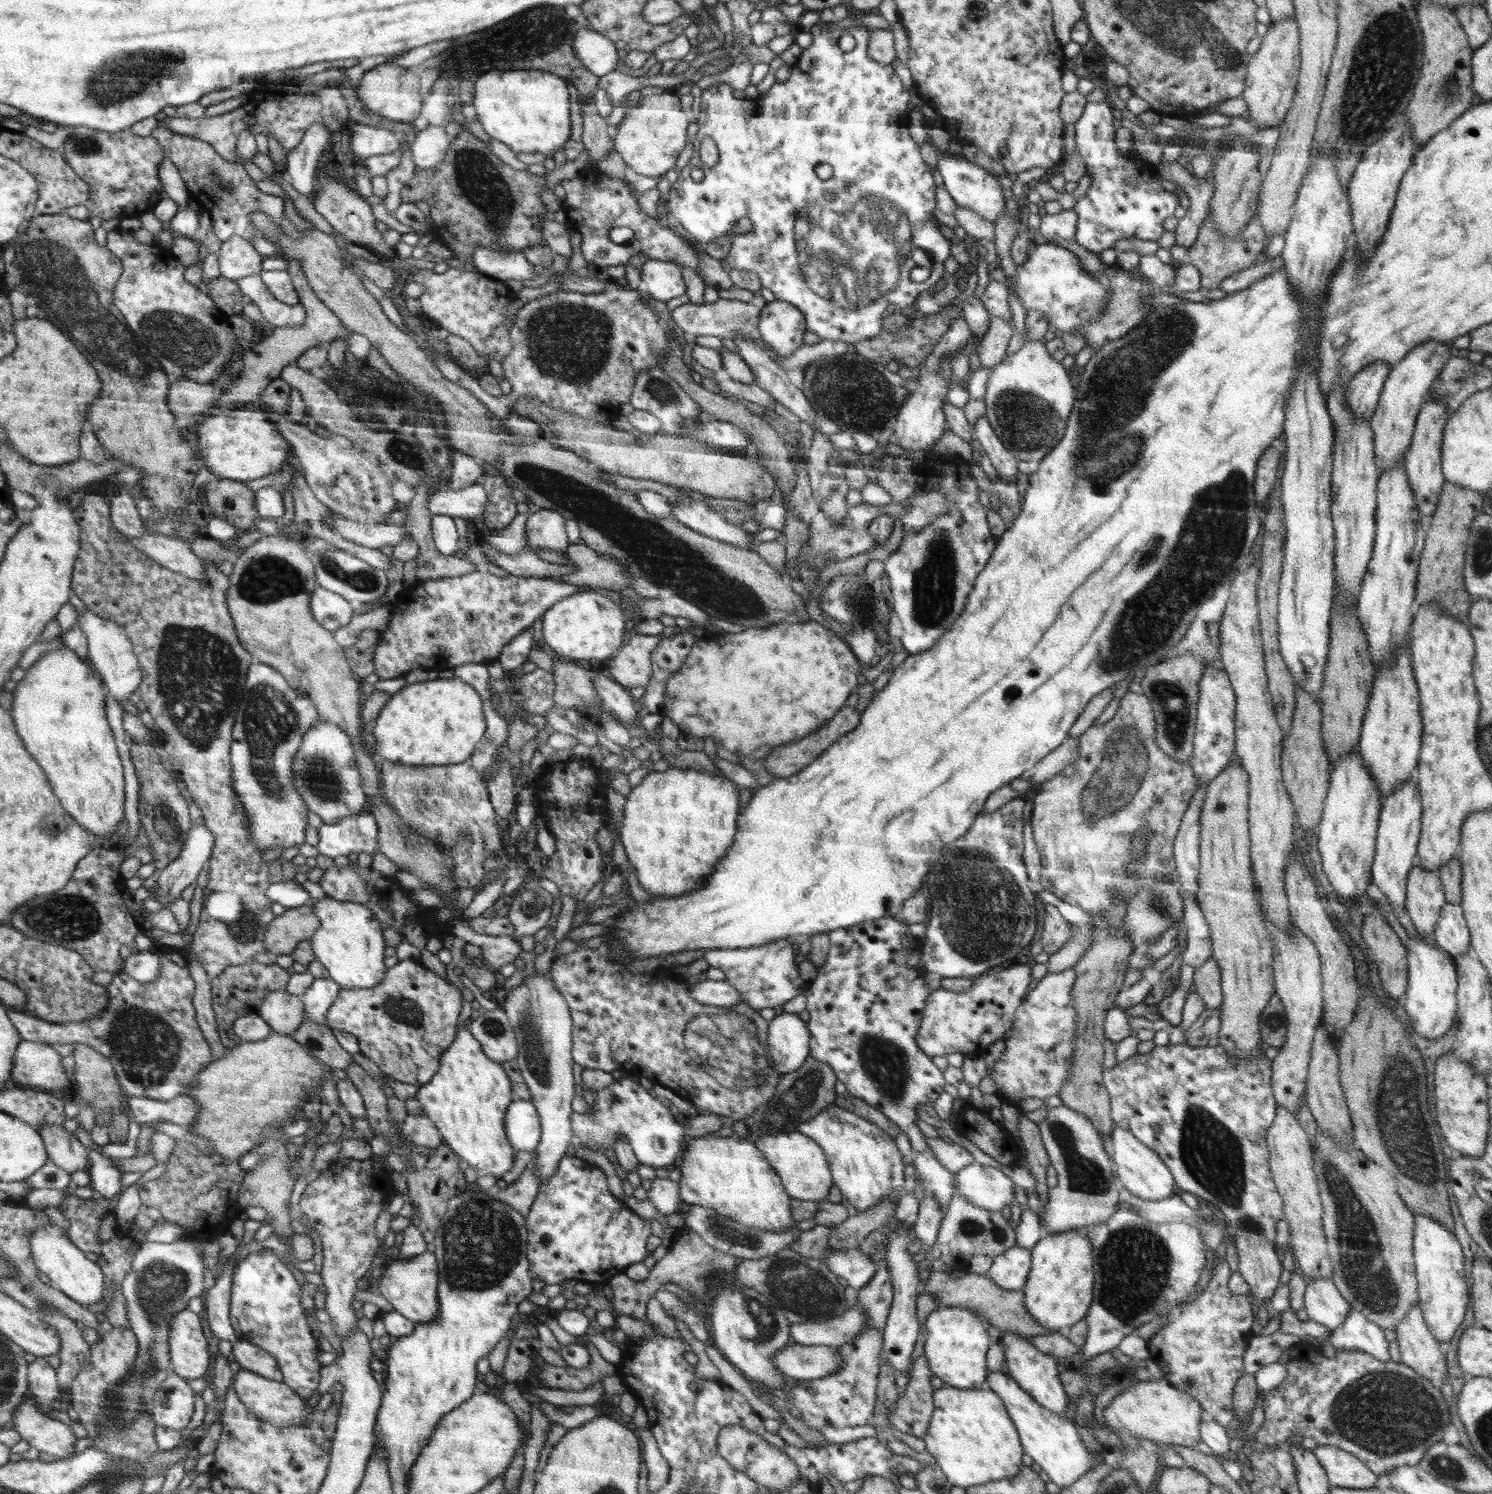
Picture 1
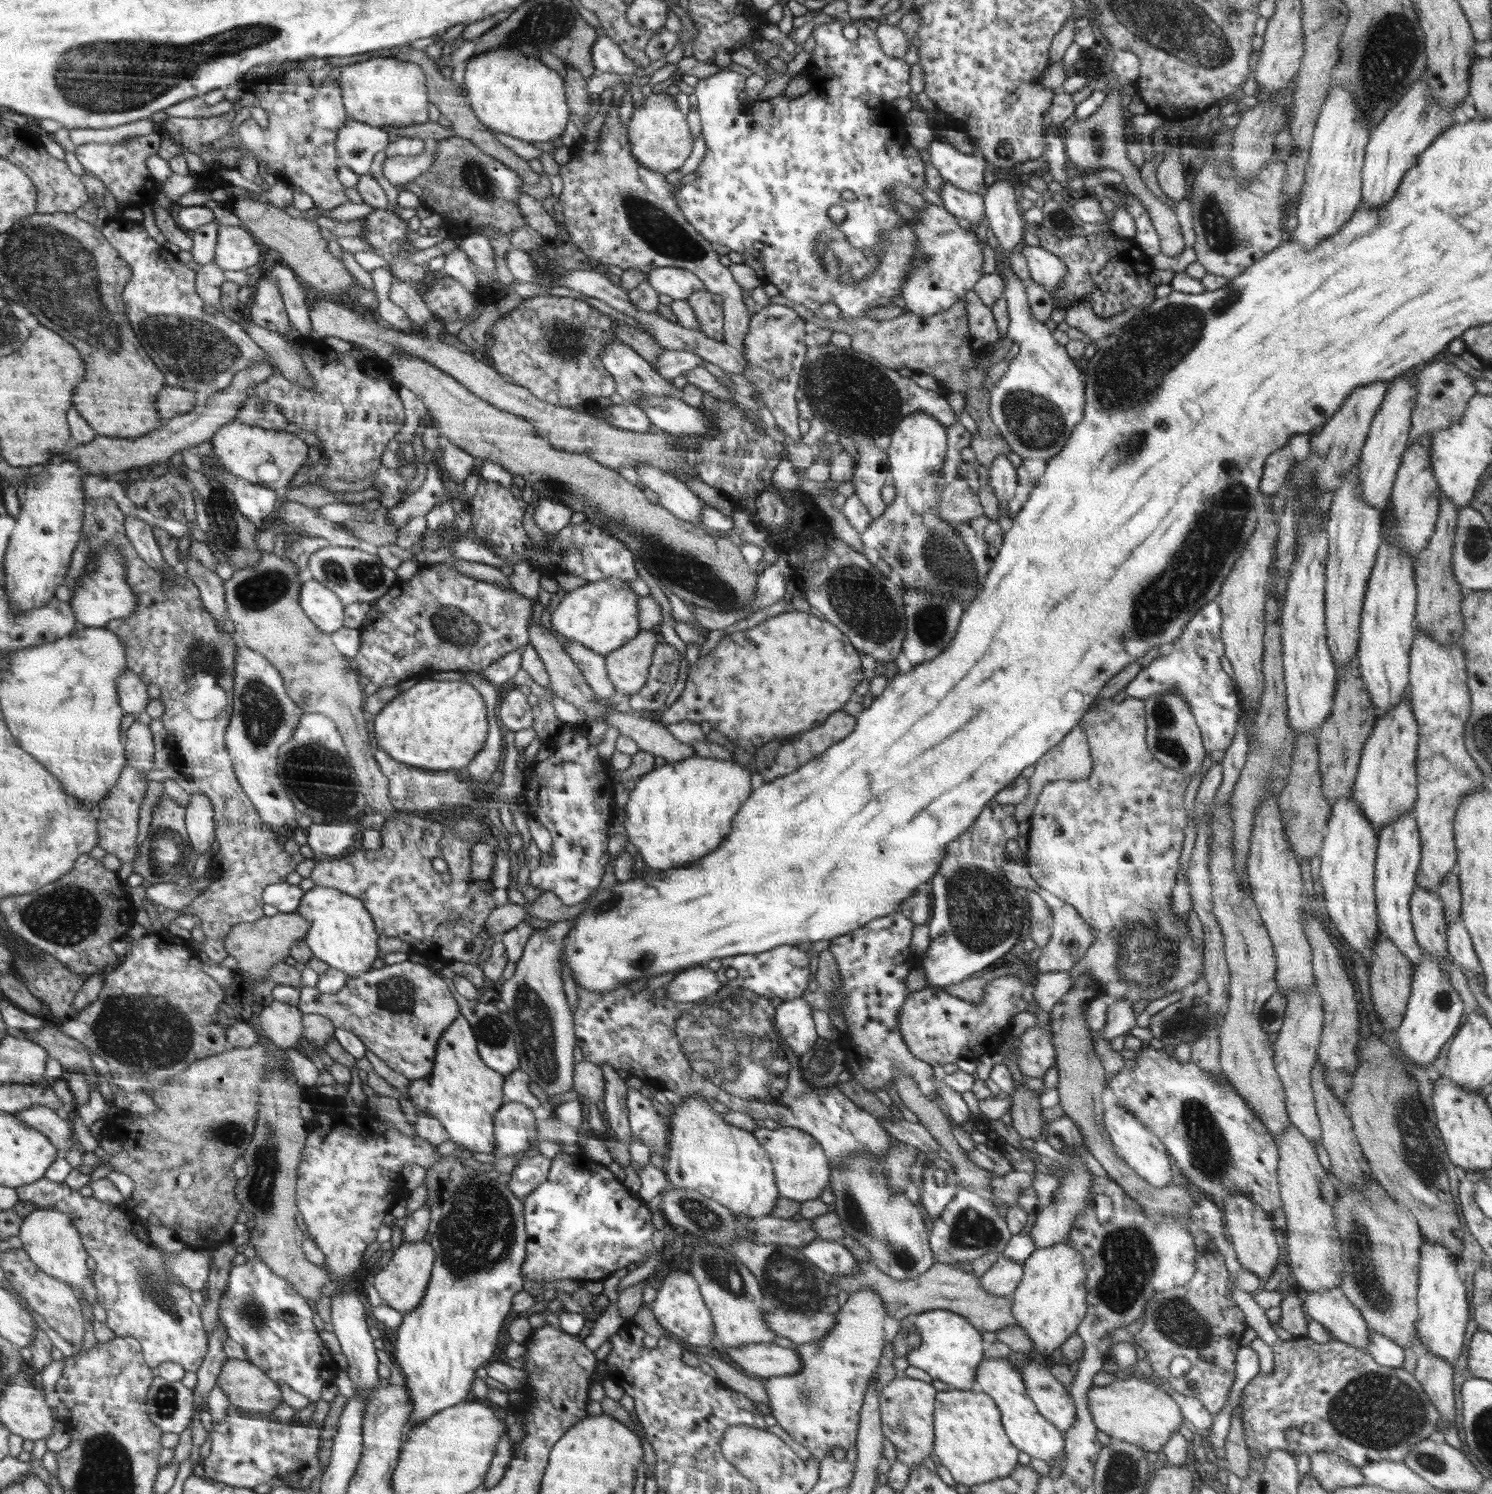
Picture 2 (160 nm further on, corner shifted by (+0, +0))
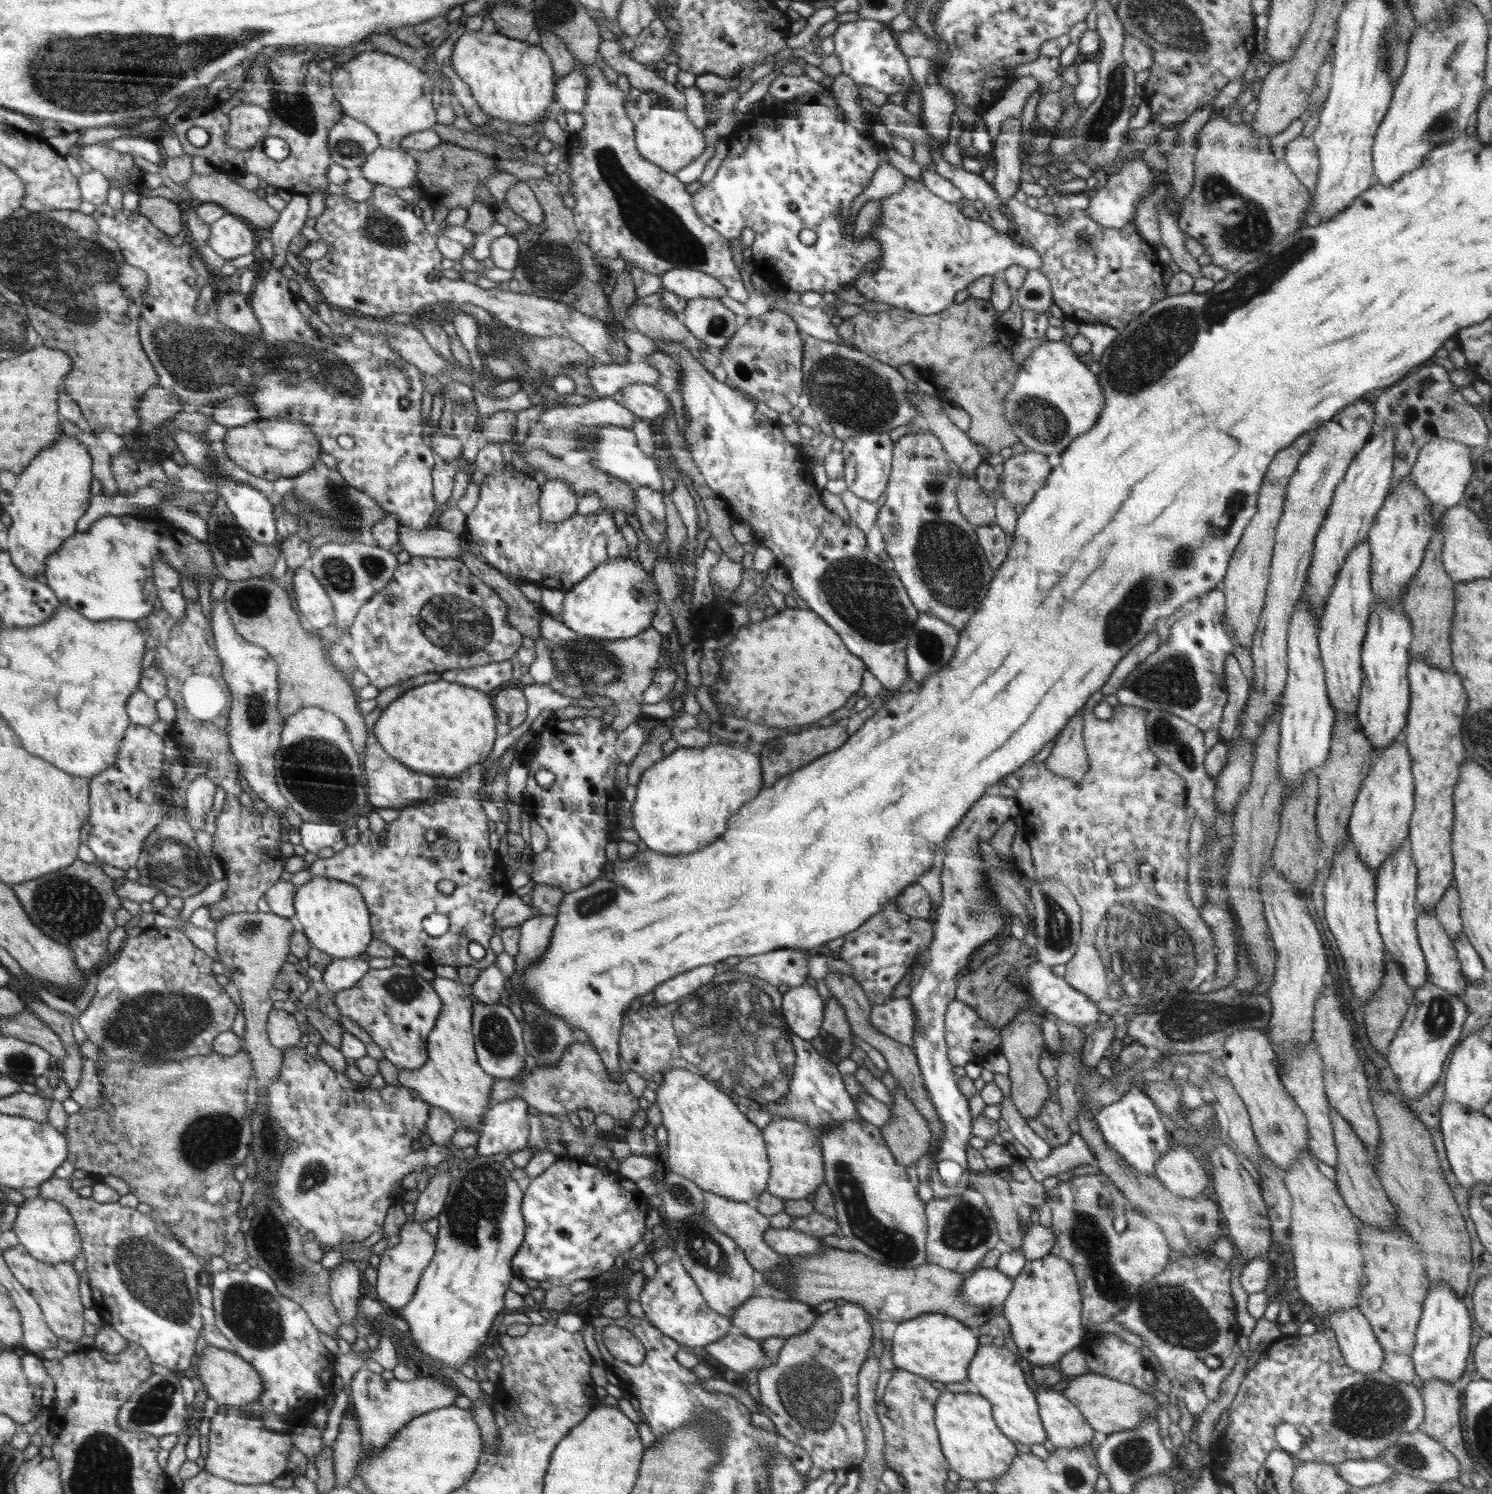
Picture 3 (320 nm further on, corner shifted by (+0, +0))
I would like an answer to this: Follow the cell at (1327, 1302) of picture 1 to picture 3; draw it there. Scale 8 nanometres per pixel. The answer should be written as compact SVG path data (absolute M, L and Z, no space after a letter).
M1343 1308L1331 1314L1328 1328L1335 1332L1345 1363L1358 1372L1378 1372L1385 1357L1368 1319L1357 1309Z

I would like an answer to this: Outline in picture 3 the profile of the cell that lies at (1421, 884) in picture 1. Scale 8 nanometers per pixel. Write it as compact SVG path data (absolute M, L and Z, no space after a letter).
M1419 913L1416 928L1431 983L1463 998L1465 982L1453 940L1436 916Z

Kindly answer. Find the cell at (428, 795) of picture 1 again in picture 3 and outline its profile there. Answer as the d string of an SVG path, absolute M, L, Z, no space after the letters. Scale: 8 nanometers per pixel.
M368 736L368 748L363 752L364 772L368 776L368 800L376 808L402 809L410 807L416 800L434 799L439 795L439 786L436 785L436 776L426 774L416 774L398 760L390 758L384 752L383 746L378 739Z

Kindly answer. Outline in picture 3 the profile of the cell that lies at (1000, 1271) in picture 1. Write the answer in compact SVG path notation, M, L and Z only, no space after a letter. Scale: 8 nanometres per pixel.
M983 1268L963 1280L961 1300L972 1306L1001 1306L1013 1286L1014 1280L998 1269Z

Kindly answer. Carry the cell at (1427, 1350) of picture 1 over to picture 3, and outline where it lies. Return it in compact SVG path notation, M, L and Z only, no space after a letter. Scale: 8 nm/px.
M1439 1378L1427 1380L1420 1389L1425 1404L1425 1419L1421 1430L1448 1449L1460 1463L1461 1469L1470 1473L1472 1461L1464 1449L1460 1430L1460 1399L1457 1387L1452 1382Z

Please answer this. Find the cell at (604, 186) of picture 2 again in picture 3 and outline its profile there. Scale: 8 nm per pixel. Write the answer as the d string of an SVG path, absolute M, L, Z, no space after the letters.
M578 61L575 64L576 67L579 65L579 70L589 78L586 100L579 110L585 119L580 132L569 136L566 145L568 159L562 170L568 174L574 187L569 194L575 198L572 218L578 232L578 240L586 243L596 256L608 260L623 258L627 270L636 267L650 274L660 275L673 268L700 269L720 280L727 288L727 296L732 300L746 303L748 292L744 288L742 276L738 274L738 267L732 264L732 252L728 242L720 236L720 232L712 230L700 220L686 185L675 175L664 172L656 164L652 164L636 150L634 124L628 120L624 112L624 92L618 90L614 83L610 83L602 71L597 71L596 65L583 65Z

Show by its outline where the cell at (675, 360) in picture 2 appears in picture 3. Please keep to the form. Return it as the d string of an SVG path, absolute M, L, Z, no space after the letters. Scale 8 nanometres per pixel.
M643 359L638 362L604 363L595 362L587 372L591 387L599 398L612 397L615 392L632 383L654 385L661 374L651 362Z

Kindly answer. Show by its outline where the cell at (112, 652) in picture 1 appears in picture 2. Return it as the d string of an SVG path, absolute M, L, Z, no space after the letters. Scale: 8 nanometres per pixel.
M129 667L120 677L116 677L116 685L119 692L119 703L124 712L128 714L137 717L145 711L152 700L139 674L134 673Z

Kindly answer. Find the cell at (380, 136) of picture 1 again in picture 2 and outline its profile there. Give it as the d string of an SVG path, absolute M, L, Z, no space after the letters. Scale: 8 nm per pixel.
M350 119L339 130L335 145L344 166L360 176L370 173L374 156L390 144L388 140L385 129Z

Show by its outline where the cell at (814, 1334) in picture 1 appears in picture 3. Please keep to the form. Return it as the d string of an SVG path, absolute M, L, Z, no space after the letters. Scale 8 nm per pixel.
M752 1296L731 1314L731 1325L740 1328L750 1339L766 1339L776 1336L788 1338L810 1330L818 1312L813 1306L792 1300Z

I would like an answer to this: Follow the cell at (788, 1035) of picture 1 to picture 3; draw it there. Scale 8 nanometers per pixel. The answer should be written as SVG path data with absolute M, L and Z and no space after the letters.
M806 981L784 993L783 1011L785 1023L791 1032L806 1040L818 1036L818 1028L823 1026L822 1016L826 1016L822 1014L824 1002L818 990L814 990Z

